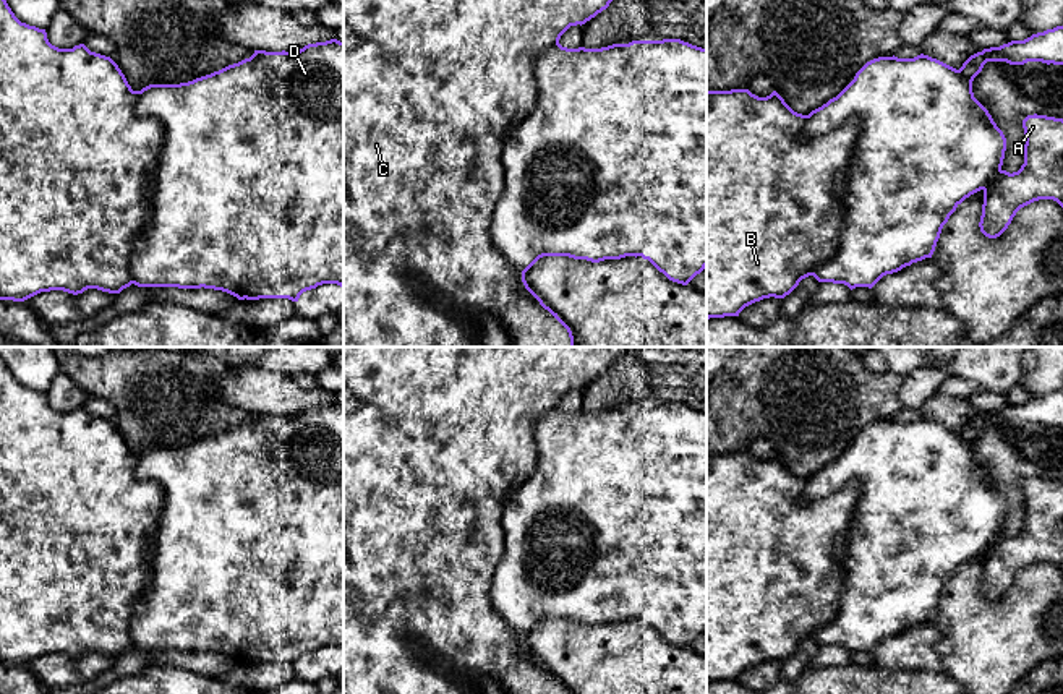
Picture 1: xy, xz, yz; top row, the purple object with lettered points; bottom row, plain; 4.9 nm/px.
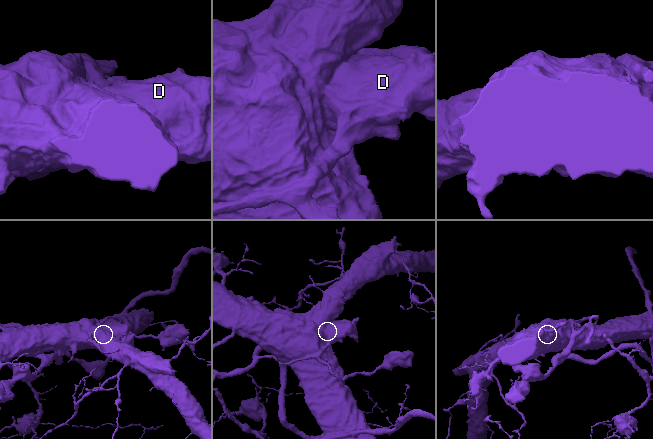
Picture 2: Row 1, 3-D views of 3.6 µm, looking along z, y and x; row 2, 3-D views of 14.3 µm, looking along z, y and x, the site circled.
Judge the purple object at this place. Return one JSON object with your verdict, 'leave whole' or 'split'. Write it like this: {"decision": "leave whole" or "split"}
{"decision": "split"}

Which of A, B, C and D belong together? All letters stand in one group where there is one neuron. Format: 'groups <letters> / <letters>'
groups A B C / D

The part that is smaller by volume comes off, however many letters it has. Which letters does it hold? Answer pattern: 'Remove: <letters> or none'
Remove: D

